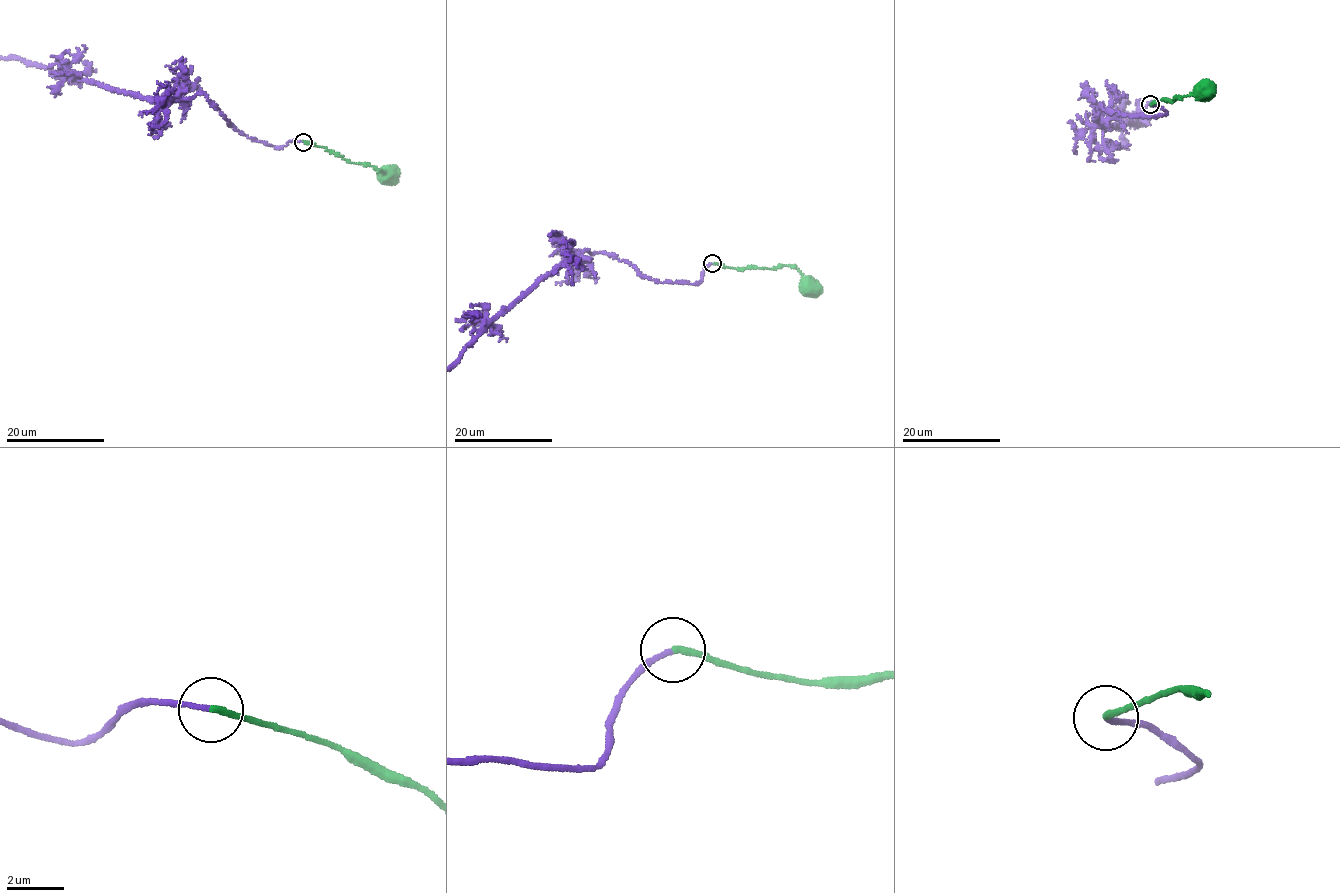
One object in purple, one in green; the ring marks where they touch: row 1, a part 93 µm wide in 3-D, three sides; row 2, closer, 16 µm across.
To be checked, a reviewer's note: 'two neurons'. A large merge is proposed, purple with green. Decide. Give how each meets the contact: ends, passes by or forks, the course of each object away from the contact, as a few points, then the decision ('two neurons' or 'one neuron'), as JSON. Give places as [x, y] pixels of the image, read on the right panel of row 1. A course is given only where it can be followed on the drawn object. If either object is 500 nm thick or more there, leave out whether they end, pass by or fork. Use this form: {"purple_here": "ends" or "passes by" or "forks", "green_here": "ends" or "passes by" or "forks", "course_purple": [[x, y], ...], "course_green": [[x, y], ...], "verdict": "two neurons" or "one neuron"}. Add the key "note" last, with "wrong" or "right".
{"purple_here": "ends", "green_here": "ends", "course_green": [[1150, 104], [1164, 99], [1174, 101], [1176, 97], [1195, 94], [1203, 87], [1205, 89]], "verdict": "one neuron", "note": "wrong"}

